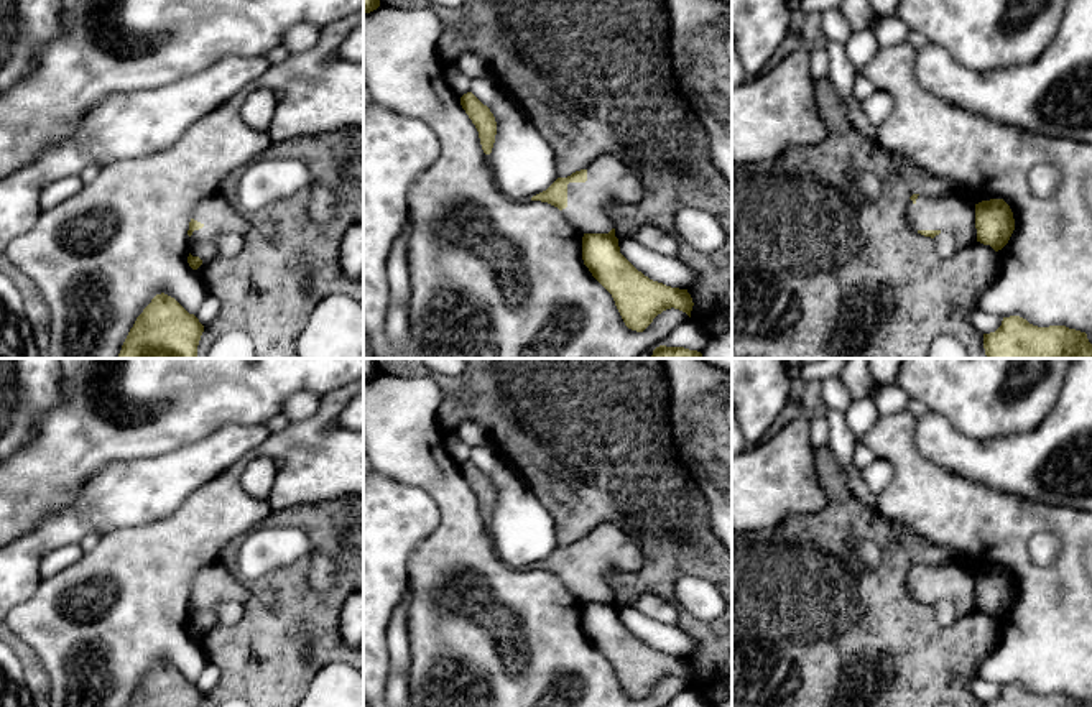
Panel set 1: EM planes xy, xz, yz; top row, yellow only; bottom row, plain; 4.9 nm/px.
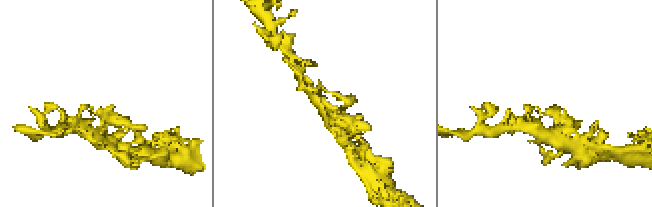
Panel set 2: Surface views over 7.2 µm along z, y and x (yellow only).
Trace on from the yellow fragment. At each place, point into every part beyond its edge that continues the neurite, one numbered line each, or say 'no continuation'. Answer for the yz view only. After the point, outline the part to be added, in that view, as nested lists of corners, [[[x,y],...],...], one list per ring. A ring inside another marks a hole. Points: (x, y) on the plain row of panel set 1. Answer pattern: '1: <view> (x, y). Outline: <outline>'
1: yz (954, 582). Outline: [[[919,562],[914,571],[911,567],[906,571],[906,587],[908,592],[916,600],[918,598],[951,600],[956,605],[957,620],[977,610],[975,574],[962,564],[949,564],[941,567]]]

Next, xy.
1: xy (219, 584). Outline: [[[220,562],[202,567],[192,587],[204,595],[194,598],[187,608],[189,622],[199,625],[206,635],[215,623],[215,607],[222,602],[237,600],[247,603],[252,597],[252,585],[245,584],[238,574],[230,572]]]

